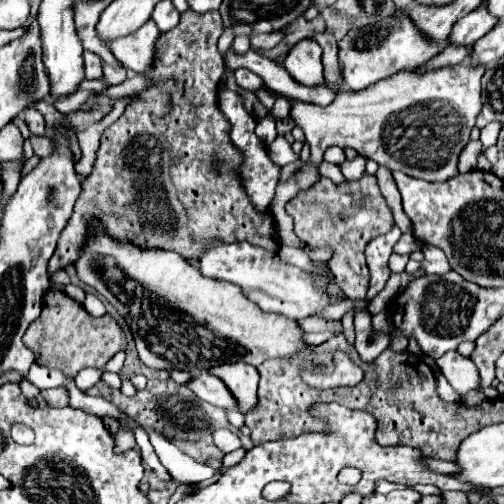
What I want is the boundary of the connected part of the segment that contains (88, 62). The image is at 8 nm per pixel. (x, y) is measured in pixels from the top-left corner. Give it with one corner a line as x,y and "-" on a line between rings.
84,52
84,68
86,68
86,78
88,80
98,80
102,72
102,58
96,56
94,52

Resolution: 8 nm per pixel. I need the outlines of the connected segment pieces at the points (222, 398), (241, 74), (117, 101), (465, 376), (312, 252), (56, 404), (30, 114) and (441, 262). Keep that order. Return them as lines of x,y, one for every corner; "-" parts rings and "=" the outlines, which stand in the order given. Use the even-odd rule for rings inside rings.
202,372
200,376
192,378
188,382
188,386
198,398
202,398
214,406
230,408
230,410
236,408
236,398
232,396
232,392
228,392
228,386
208,372
=
238,68
236,72
236,80
238,80
238,86
246,88
246,90
252,90
252,92
258,92
258,90
268,90
274,98
282,98
282,94
266,88
266,84
260,80
260,76
256,76
254,72
248,72
246,68
=
110,89
106,92
99,92
99,97
103,101
113,101
114,108
112,114
107,114
100,122
89,126
87,129
77,134
82,157
76,167
76,173
81,176
86,176
92,171
93,163
96,158
96,151
99,148
104,130
118,120
126,106
132,100
132,96
112,98
112,96
110,96
-
120,104
122,105
121,107
119,107
=
458,350
446,352
442,358
436,360
438,368
442,368
444,378
450,382
450,386
464,396
470,390
481,390
487,399
495,399
499,397
498,391
491,386
489,389
481,388
480,378
476,372
476,366
472,364
472,360
468,360
466,356
462,356
=
306,246
304,247
304,251
312,261
328,262
332,257
332,251
329,248
310,248
=
62,386
62,388
50,388
50,390
42,390
40,392
46,400
48,406
52,408
64,408
68,406
68,390
=
26,108
22,112
22,116
24,116
24,120
26,120
26,124
28,124
28,128
30,128
32,134
38,134
38,136
44,134
44,118
42,118
42,114
38,110
=
424,244
422,252
424,252
422,268
424,268
426,274
444,274
444,272
450,270
450,264
448,264
448,260
446,260
446,256
440,248

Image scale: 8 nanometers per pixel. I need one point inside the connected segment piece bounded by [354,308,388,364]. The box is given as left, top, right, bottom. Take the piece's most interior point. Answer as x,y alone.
369,348

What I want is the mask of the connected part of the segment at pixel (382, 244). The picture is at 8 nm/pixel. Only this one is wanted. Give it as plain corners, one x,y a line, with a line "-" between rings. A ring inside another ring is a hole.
394,226
388,234
378,236
366,246
366,262
370,268
370,286
366,298
371,300
386,286
386,280
390,278
390,268
388,268
388,258
392,254
392,246
400,238
400,228

